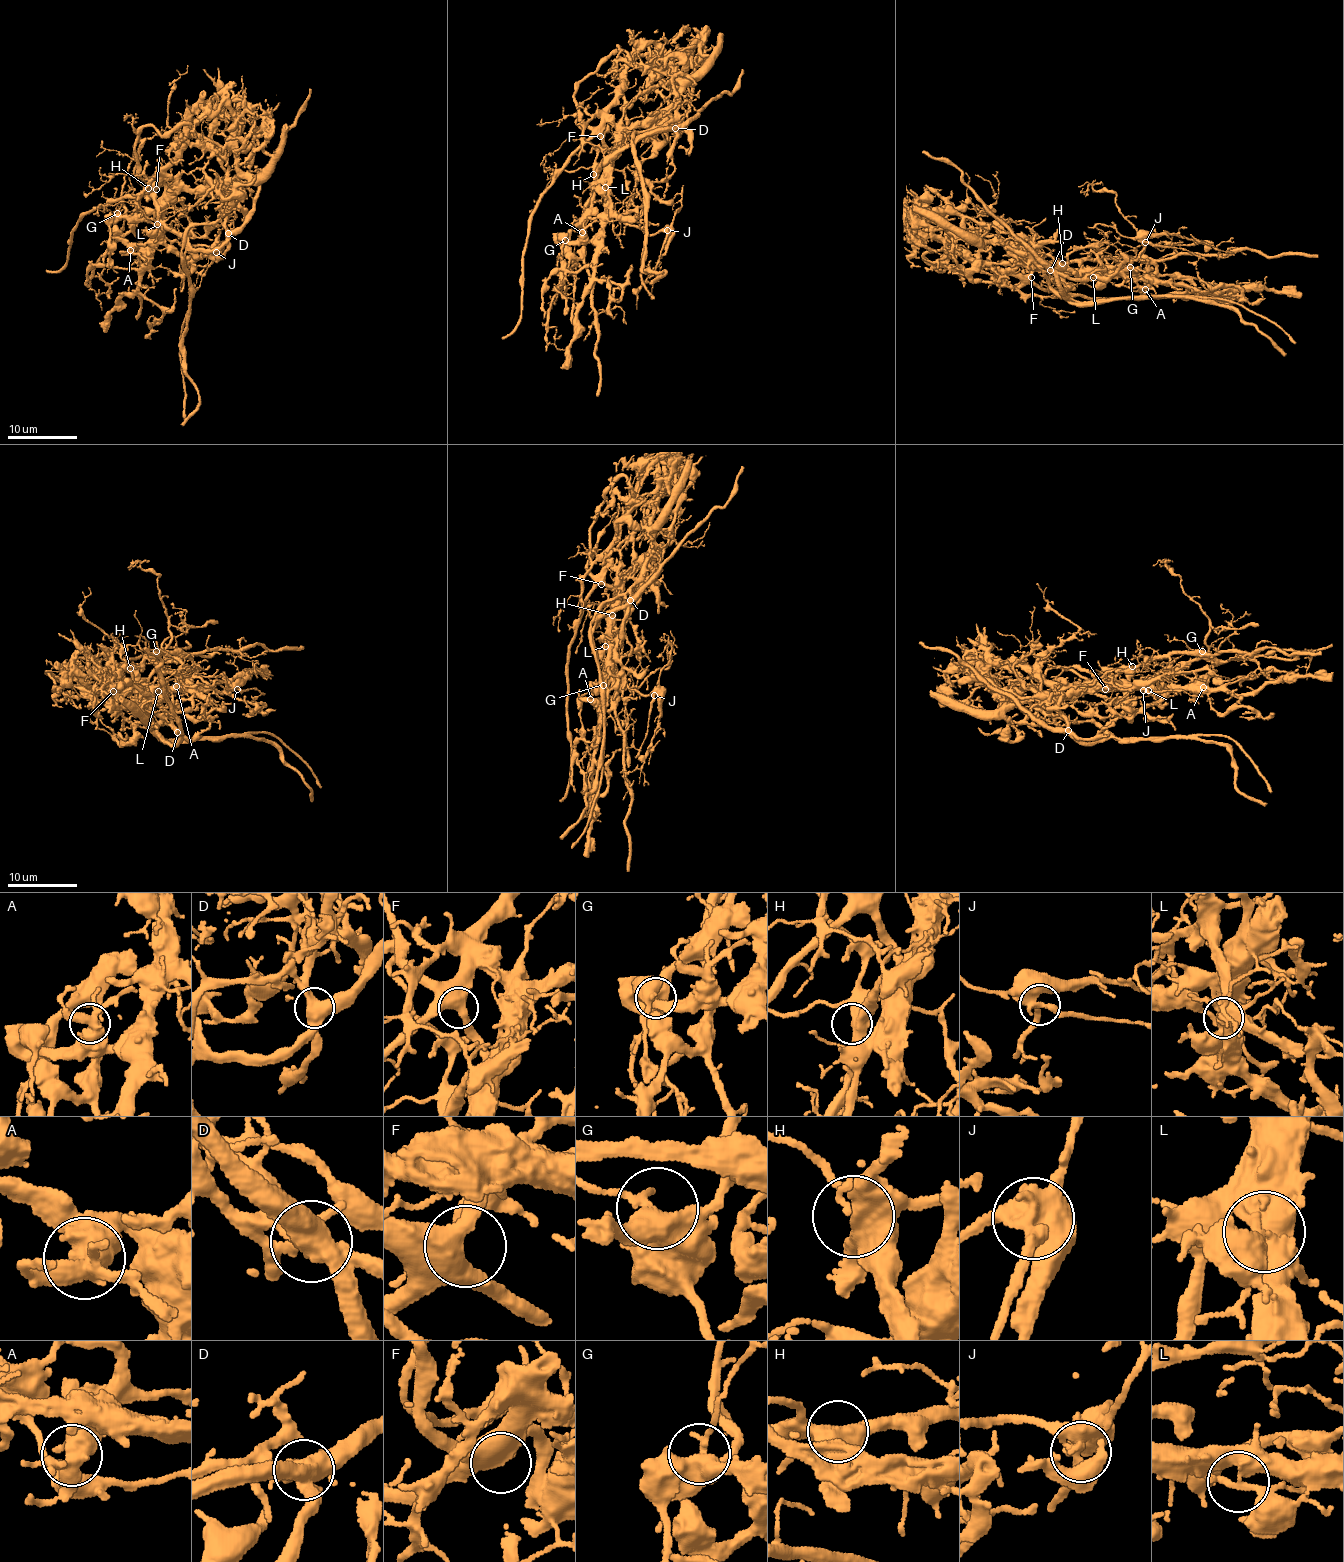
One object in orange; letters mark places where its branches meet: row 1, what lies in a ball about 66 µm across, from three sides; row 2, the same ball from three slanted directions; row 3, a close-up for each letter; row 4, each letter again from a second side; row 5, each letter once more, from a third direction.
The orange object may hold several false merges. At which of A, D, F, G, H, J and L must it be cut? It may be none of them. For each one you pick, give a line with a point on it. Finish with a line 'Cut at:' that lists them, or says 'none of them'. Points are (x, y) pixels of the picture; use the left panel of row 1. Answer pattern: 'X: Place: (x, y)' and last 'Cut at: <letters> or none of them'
D: Place: (228, 233)
L: Place: (157, 224)
Cut at: D, L

